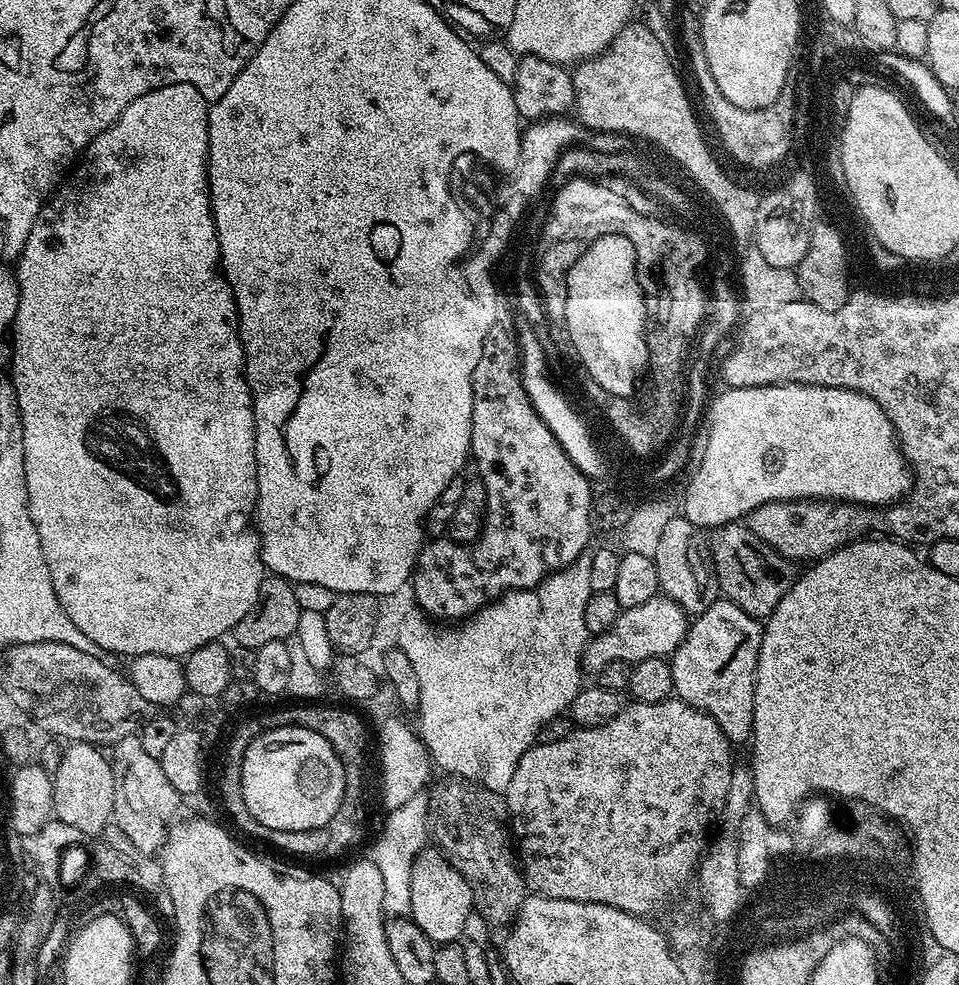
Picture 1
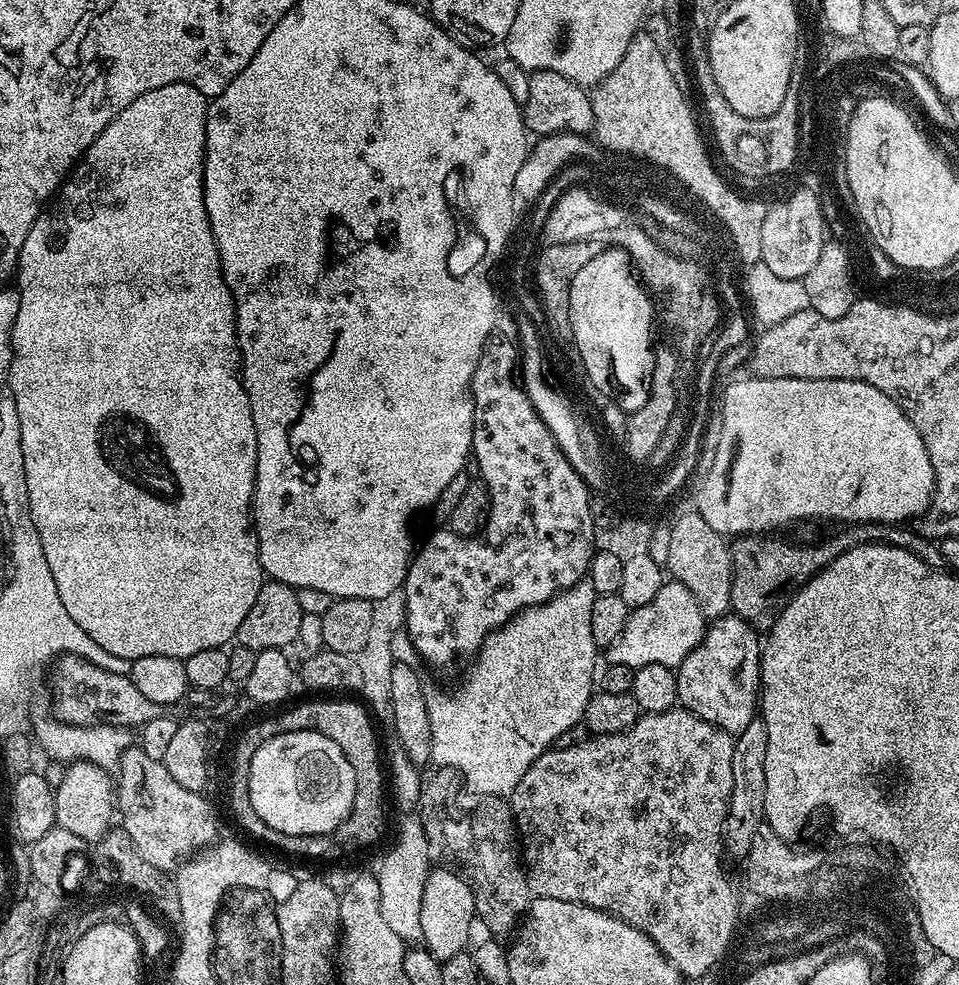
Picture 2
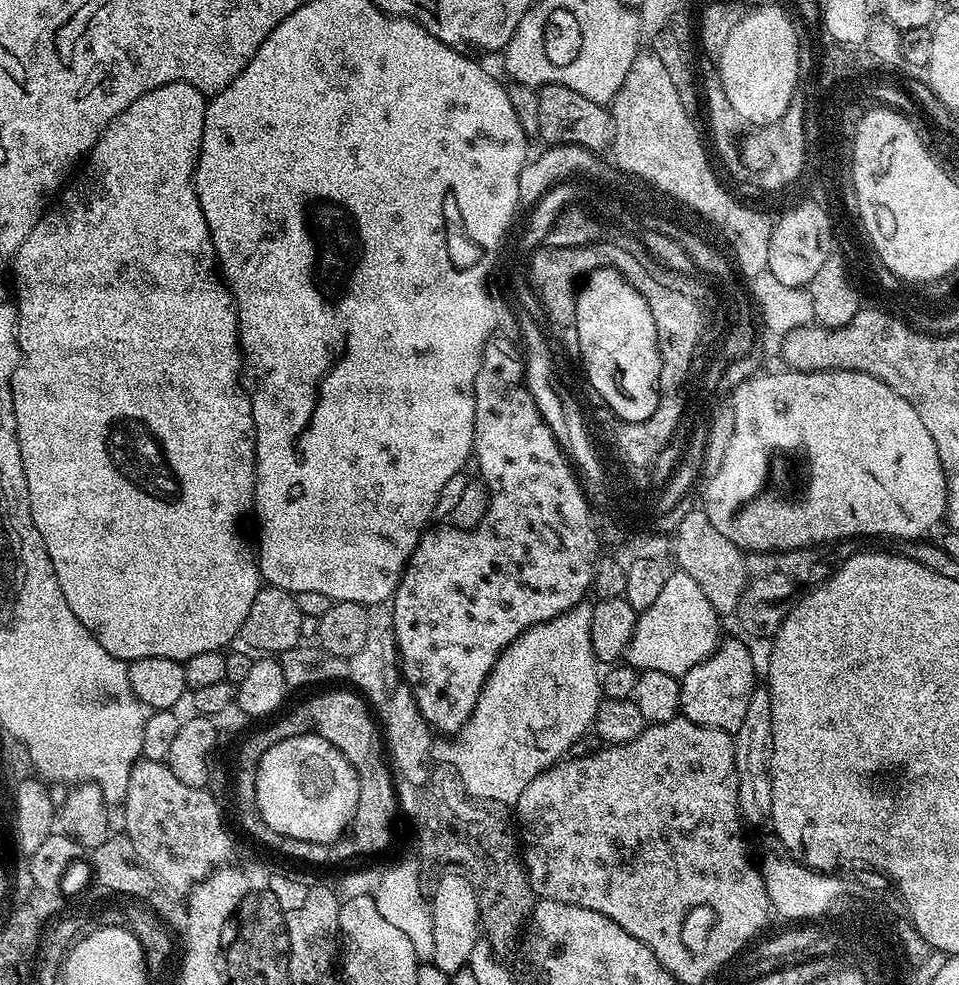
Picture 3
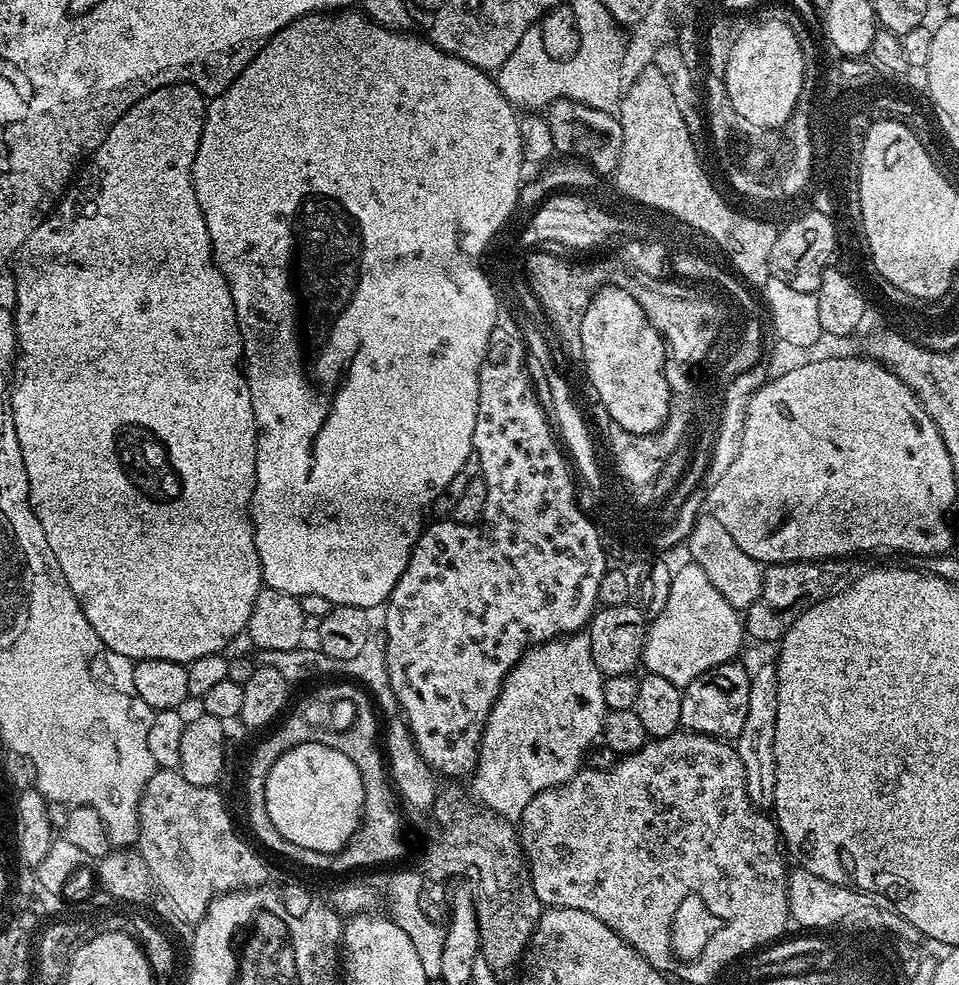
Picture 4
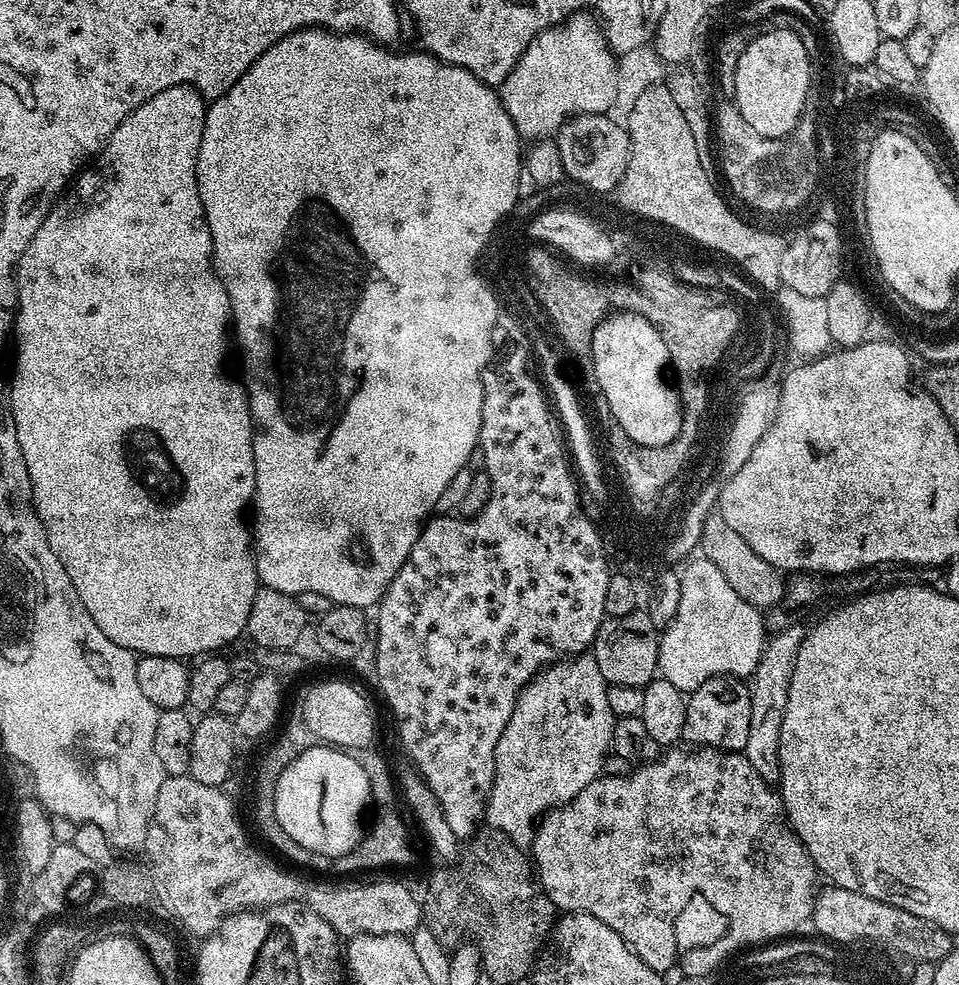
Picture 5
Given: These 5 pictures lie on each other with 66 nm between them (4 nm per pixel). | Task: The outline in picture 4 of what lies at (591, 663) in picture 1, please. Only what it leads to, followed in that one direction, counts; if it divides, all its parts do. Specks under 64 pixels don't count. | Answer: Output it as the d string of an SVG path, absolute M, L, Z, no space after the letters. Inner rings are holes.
M685 562L673 571L666 606L657 616L651 617L647 625L642 664L648 672L662 674L662 678L674 682L674 686L682 690L694 682L694 678L706 674L706 670L735 661L744 640L744 622L738 609L718 594L702 566Z

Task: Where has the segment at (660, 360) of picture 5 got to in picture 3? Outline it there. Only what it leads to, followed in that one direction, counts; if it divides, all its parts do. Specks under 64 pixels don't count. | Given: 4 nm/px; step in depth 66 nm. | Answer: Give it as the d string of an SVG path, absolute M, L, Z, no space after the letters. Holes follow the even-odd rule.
M605 266L594 270L588 277L579 285L576 294L576 325L578 326L578 346L580 347L579 359L584 360L584 372L588 375L586 382L589 389L593 387L600 388L600 392L608 398L608 403L616 408L620 415L629 418L630 423L644 422L654 414L654 410L658 407L659 402L659 364L660 353L655 346L654 337L654 314L650 310L650 306L646 306L646 298L642 298L642 294L638 294L638 290L634 290L634 286L629 282L618 269L611 266Z

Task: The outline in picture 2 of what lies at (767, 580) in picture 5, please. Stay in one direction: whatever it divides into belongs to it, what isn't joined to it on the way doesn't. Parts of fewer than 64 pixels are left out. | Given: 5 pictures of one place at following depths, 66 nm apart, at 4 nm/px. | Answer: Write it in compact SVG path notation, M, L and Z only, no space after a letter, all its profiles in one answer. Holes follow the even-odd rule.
M688 510L670 524L667 545L666 568L671 579L677 580L679 584L686 586L686 590L690 590L690 594L694 594L705 617L729 615L732 607L732 553L729 541L718 535L695 510Z

